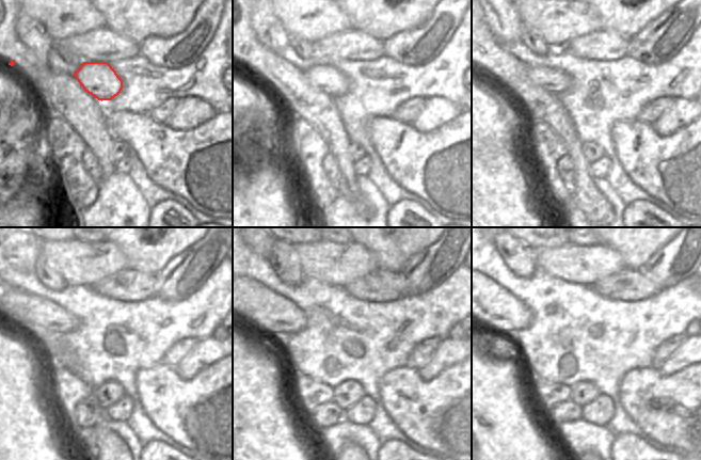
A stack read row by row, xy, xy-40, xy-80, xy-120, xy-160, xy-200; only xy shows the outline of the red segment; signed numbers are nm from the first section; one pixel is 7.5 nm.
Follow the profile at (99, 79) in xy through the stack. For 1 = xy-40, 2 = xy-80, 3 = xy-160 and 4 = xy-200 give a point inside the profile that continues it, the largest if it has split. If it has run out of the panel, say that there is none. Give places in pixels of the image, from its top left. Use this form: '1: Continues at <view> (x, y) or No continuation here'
1: Continues at xy-40 (327, 78)
2: Continues at xy-80 (553, 80)
3: Continues at xy-160 (255, 303)
4: Continues at xy-200 (493, 305).

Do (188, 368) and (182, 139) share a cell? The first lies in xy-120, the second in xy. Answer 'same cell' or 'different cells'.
different cells

